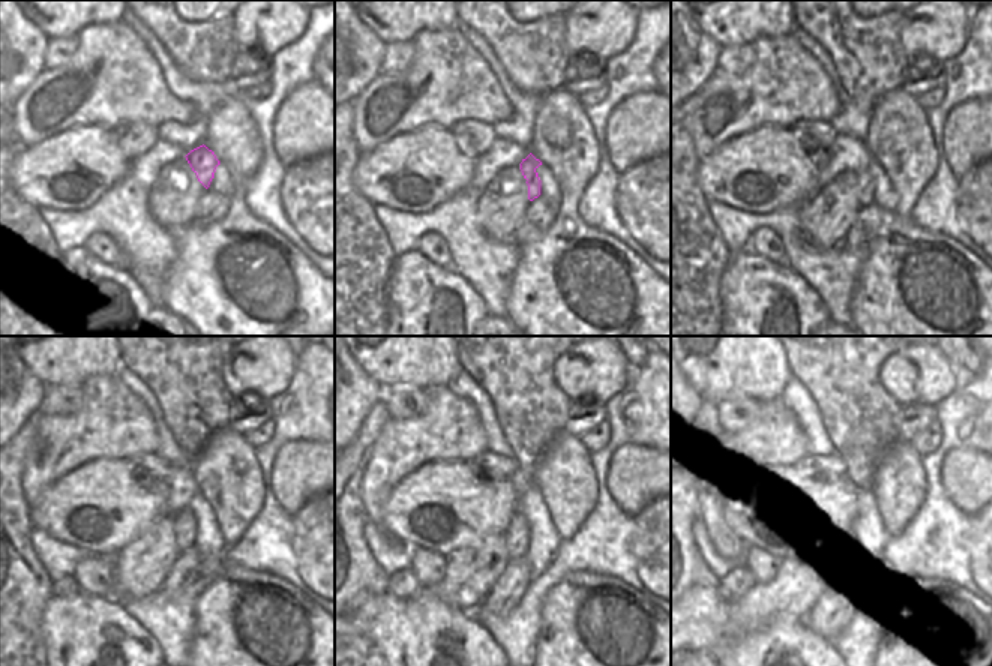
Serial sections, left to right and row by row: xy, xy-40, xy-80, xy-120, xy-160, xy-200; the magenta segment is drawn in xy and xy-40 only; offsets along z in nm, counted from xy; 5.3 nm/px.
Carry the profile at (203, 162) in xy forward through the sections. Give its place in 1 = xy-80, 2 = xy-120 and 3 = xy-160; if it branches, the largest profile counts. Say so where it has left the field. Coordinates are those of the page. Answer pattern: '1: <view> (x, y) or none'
1: xy-80 (865, 183)
2: xy-120 (183, 521)
3: xy-160 (517, 534)

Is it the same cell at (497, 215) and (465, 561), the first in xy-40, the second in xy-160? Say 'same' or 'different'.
same

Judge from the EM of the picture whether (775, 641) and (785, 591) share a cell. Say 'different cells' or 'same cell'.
different cells

